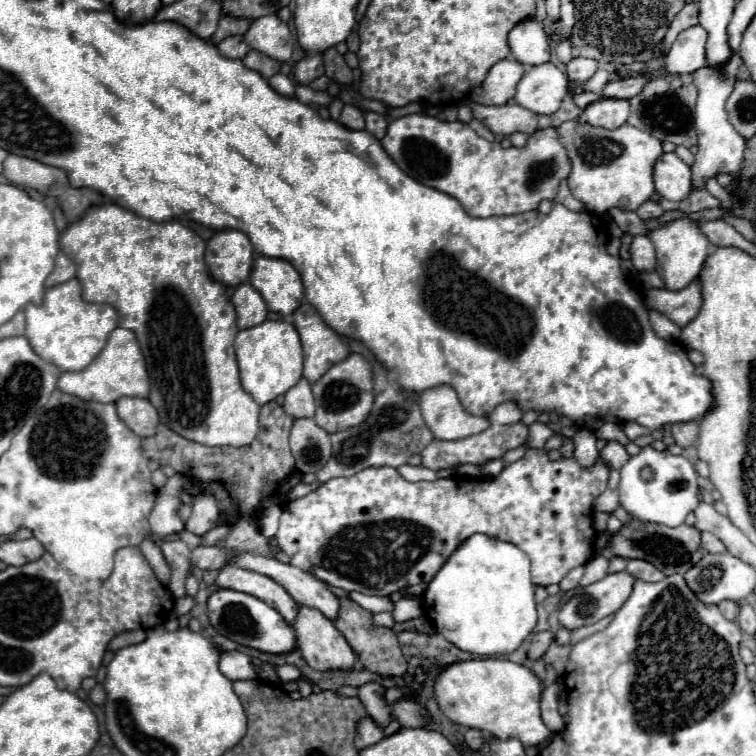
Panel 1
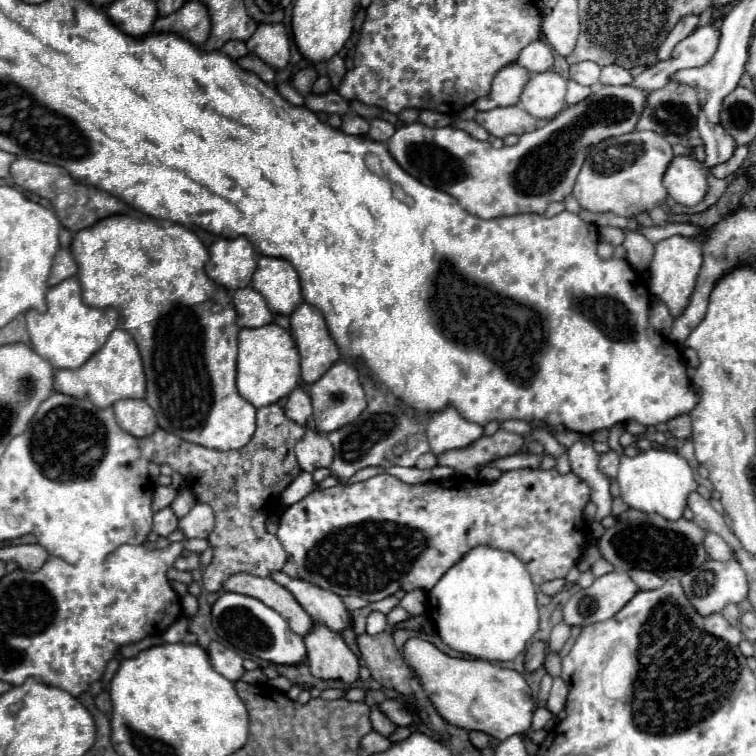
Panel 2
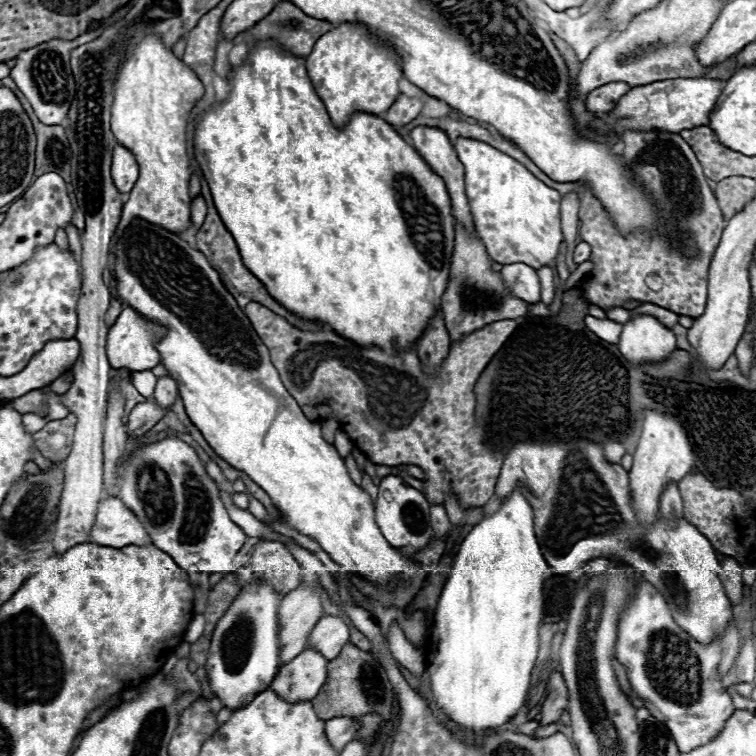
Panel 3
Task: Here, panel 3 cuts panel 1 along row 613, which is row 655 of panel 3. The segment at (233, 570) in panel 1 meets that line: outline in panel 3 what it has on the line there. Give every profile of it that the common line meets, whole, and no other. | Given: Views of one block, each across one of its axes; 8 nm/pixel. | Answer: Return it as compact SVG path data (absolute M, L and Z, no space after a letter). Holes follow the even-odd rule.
M298 586L288 592L278 606L278 642L280 662L290 662L306 648L312 626L322 618L320 592Z

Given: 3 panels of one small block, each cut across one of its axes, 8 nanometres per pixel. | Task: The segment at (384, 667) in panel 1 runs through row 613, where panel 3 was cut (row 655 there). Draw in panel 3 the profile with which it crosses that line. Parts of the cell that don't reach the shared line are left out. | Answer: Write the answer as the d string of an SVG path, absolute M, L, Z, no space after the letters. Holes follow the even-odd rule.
M346 644L344 650L338 654L338 658L328 662L328 680L320 688L318 696L312 700L312 706L322 720L350 716L360 724L354 738L370 744L376 738L378 730L384 726L384 722L390 720L392 702L394 692L388 686L384 668L370 656L370 652L358 650L354 644ZM382 684L386 686L386 690L382 688Z

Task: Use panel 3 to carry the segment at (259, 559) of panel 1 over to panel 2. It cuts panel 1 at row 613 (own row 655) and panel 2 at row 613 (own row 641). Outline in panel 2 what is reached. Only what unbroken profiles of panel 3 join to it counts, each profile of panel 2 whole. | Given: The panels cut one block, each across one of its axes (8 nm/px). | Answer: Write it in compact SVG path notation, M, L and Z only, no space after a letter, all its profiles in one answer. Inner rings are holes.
M284 572L272 574L272 578L294 594L316 624L324 624L338 634L350 628L350 614L338 594L328 594L328 590L320 590L318 586L312 586L300 578L288 578Z

